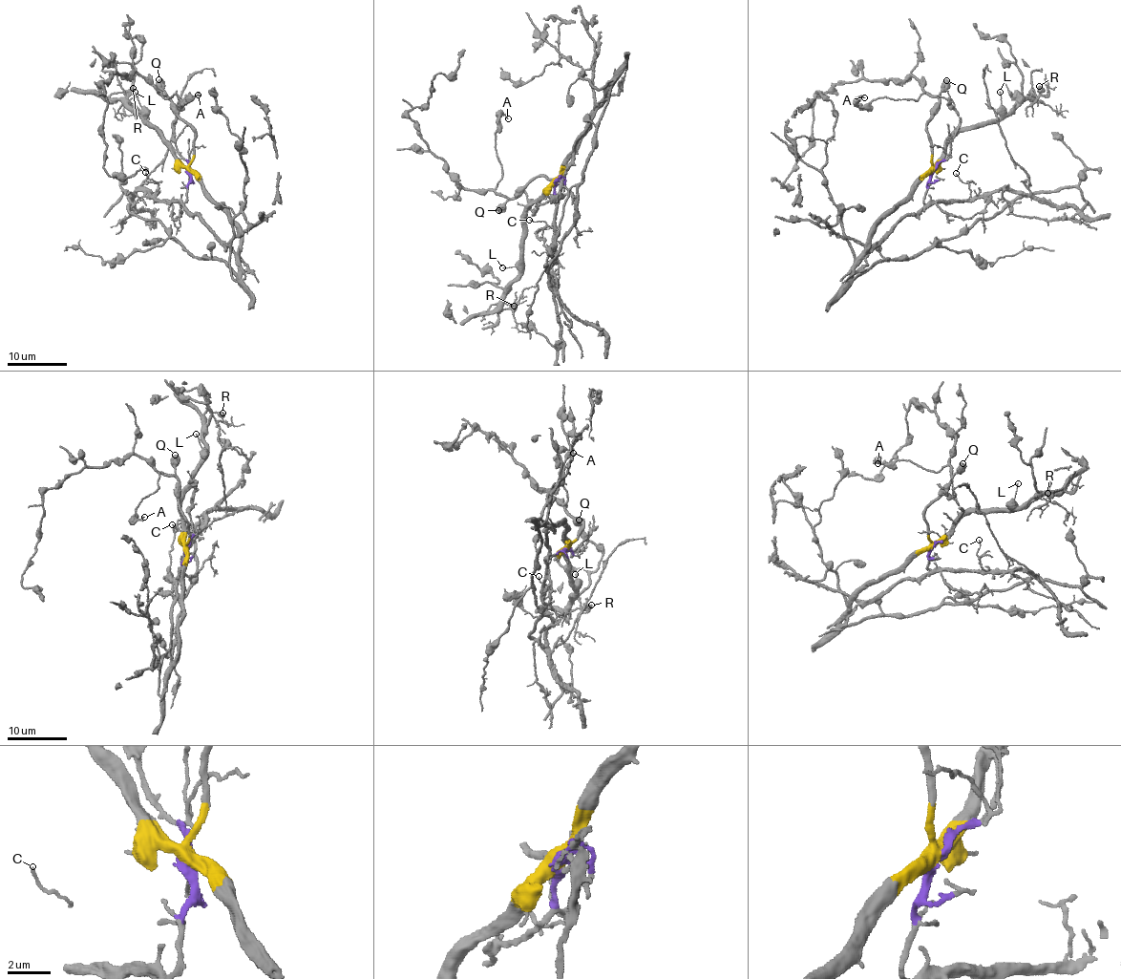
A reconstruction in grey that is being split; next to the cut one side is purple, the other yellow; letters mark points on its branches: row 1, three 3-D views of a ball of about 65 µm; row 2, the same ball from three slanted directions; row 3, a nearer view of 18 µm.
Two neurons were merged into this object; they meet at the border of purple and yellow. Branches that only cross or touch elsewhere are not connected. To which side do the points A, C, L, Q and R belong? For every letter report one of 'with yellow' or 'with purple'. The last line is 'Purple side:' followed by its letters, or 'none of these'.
A: with yellow
C: with purple
L: with yellow
Q: with yellow
R: with yellow
Purple side: C

